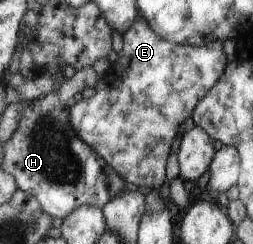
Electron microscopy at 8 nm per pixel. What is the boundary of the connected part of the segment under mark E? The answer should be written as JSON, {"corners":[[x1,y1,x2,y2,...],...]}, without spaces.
{"corners":[[140,16,121,36,124,44,117,53,116,62,102,74,102,78,98,78,94,96,83,97,71,107,71,123,78,138,95,150,98,156,102,156,107,164,115,167,117,176,122,176,122,180,135,188,146,191,147,188,160,188,164,184,166,160,170,156,170,148,174,148,172,144,180,124,192,116,194,106,207,96,222,77,228,58,222,50,222,41,214,41,206,46,174,44,160,38]]}

